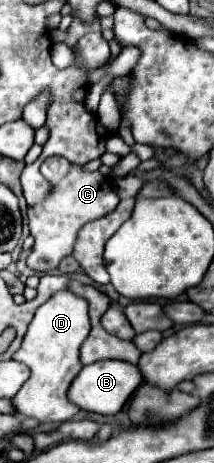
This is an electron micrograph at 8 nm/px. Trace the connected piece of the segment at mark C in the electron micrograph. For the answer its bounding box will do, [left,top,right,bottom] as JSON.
[28,156,120,272]

